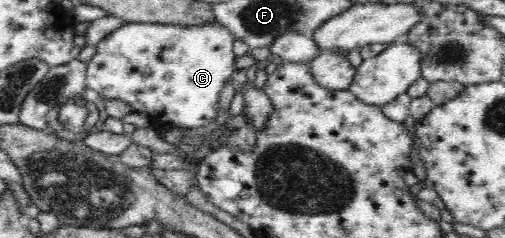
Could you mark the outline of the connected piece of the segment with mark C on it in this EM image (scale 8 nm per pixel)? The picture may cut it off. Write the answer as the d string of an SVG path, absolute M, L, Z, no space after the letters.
M218 22L201 26L125 23L96 45L97 54L88 63L86 87L106 100L123 100L133 111L146 112L151 127L170 129L173 135L189 128L209 125L218 116L219 93L237 71L237 58L233 53L235 40L231 31Z

